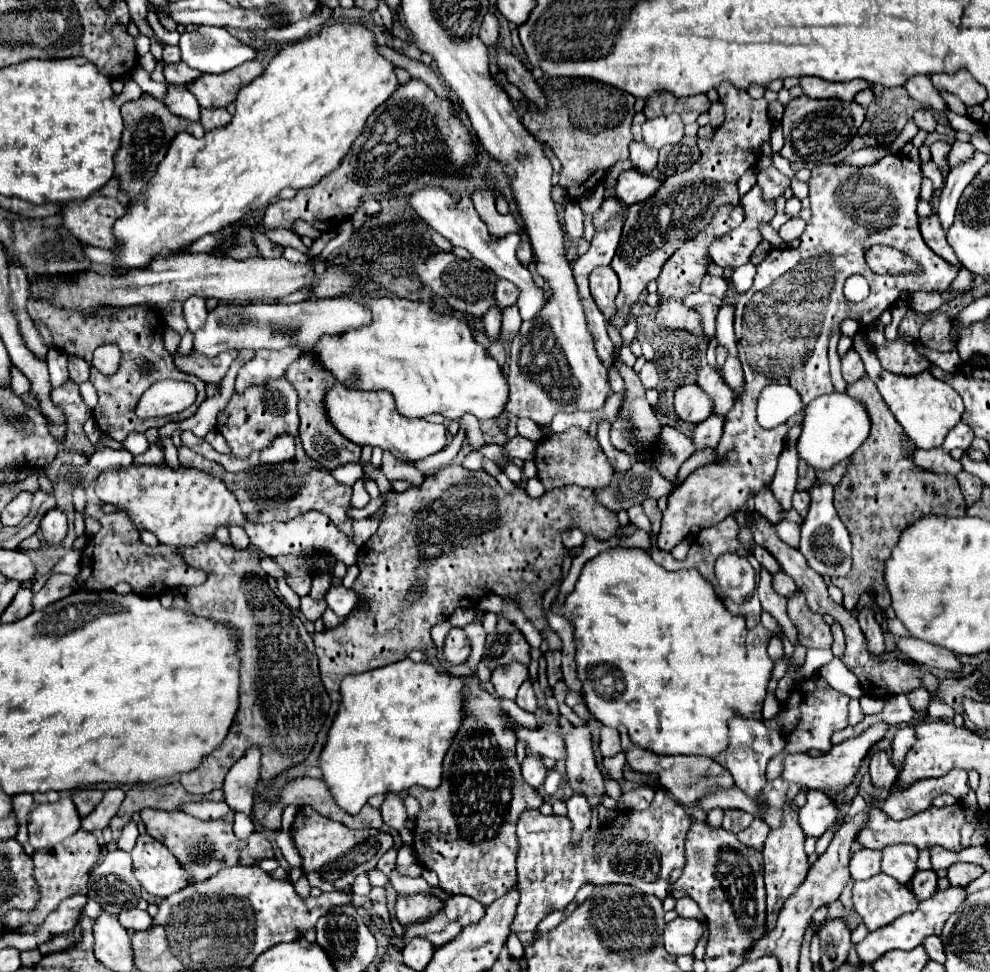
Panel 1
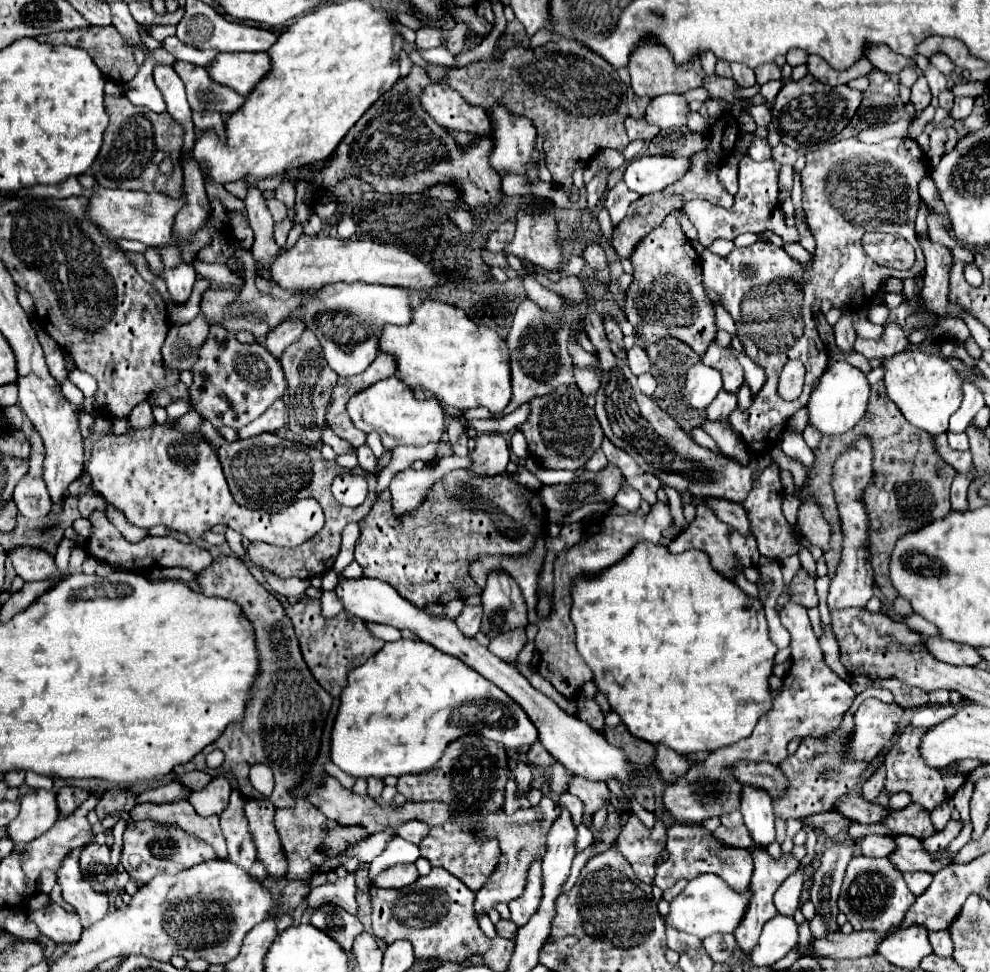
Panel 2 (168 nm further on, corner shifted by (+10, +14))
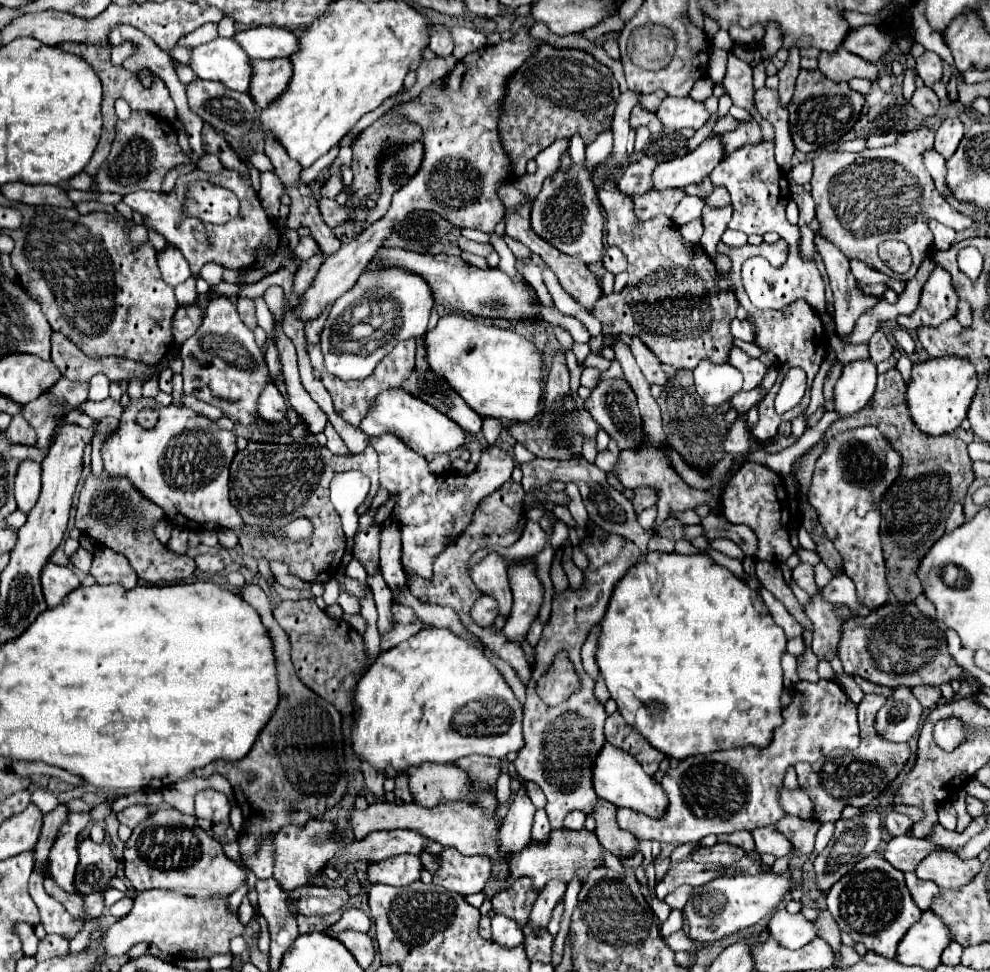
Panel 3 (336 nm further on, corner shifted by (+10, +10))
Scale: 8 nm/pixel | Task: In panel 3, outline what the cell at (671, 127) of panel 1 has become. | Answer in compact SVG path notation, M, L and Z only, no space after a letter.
M686 96L686 98L664 98L656 116L670 130L684 130L684 128L698 130L710 118L704 104L694 102L690 96Z

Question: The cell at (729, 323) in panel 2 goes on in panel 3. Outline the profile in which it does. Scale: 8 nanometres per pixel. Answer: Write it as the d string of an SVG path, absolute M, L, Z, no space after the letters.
M732 320L730 332L732 332L734 338L740 338L744 342L754 342L754 328L746 320Z

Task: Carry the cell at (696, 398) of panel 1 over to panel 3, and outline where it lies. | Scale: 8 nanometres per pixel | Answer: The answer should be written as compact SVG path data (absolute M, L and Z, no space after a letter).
M700 362L694 368L694 384L698 396L710 404L720 406L728 402L742 388L742 374L730 364Z

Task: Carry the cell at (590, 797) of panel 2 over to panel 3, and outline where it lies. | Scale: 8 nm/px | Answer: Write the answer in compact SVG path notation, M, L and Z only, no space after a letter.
M598 798L596 804L594 804L594 808L592 808L592 812L588 816L592 816L596 820L594 834L596 834L598 842L606 850L614 852L618 858L626 858L638 846L634 842L634 836L628 830L622 830L618 826L618 822L616 822L616 810L618 808L614 804Z

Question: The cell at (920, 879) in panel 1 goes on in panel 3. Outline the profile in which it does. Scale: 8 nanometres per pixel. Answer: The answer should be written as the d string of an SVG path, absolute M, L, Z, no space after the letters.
M906 874L906 886L920 910L928 910L932 896L938 894L938 890L940 890L934 882L920 880L916 874Z

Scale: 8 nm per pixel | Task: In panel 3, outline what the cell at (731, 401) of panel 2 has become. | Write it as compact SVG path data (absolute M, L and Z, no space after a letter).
M754 388L754 390L750 390L750 392L740 390L734 398L728 400L728 406L734 408L734 410L738 410L738 414L744 414L744 412L748 412L758 400L760 400L760 390L758 390L758 388Z

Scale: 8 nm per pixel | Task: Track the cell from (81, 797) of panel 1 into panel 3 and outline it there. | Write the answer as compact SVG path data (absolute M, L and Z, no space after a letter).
M58 804L52 812L48 812L44 816L44 826L42 826L42 834L40 834L40 840L38 840L38 846L36 846L36 858L38 858L38 864L36 866L44 866L48 862L48 854L50 854L50 848L54 844L54 840L58 838L58 832L62 828L62 824L68 820L68 806L66 804Z

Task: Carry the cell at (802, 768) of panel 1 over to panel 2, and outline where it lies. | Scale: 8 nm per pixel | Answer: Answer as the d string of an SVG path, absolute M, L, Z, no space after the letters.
M874 698L864 700L854 714L856 730L848 740L850 756L854 760L872 760L882 750L890 748L902 712L904 708L896 702L884 704Z

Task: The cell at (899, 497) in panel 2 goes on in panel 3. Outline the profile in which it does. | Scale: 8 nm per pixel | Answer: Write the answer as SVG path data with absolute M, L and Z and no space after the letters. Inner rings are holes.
M896 368L888 370L886 374L878 376L878 386L864 410L856 414L854 418L846 420L836 420L822 440L812 446L806 456L802 458L802 464L796 470L796 478L802 486L800 492L800 512L802 512L802 528L812 534L812 530L820 524L818 512L814 506L808 502L808 488L812 482L814 474L814 464L820 458L820 454L826 450L826 440L858 428L872 424L876 426L884 438L892 444L892 448L902 454L902 468L900 476L894 480L894 484L886 490L882 502L880 502L880 512L882 512L882 526L880 526L880 536L882 536L882 550L884 550L884 560L886 560L886 582L890 586L890 592L900 604L912 602L922 594L922 586L918 578L912 574L926 550L944 534L944 522L954 506L954 502L960 502L966 496L968 486L974 480L970 458L966 444L954 436L946 434L942 438L930 438L928 434L922 434L914 422L910 422L910 414L906 410L904 402L904 380ZM924 478L924 480L922 480ZM894 498L894 504L892 504Z

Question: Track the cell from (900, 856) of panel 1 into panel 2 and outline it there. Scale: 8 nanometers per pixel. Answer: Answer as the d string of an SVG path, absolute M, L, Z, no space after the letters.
M902 834L902 836L896 836L896 852L890 856L890 860L900 872L920 870L920 872L936 874L938 870L942 870L942 866L948 866L954 862L954 854L952 852L946 852L942 856L934 854L934 860L932 860L932 856L924 850L922 840Z

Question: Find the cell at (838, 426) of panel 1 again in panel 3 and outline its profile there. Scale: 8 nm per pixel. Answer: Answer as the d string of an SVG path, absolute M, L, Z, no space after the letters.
M870 360L850 362L834 386L834 412L848 418L860 412L876 390L876 366Z

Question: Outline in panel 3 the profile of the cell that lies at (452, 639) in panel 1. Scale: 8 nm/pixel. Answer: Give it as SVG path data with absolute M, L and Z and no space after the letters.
M482 596L482 598L478 598L476 602L474 602L474 606L472 606L472 610L470 610L470 616L472 616L472 620L478 624L478 626L492 626L492 622L494 622L494 618L498 616L498 612L496 612L496 602L490 598L490 596Z

